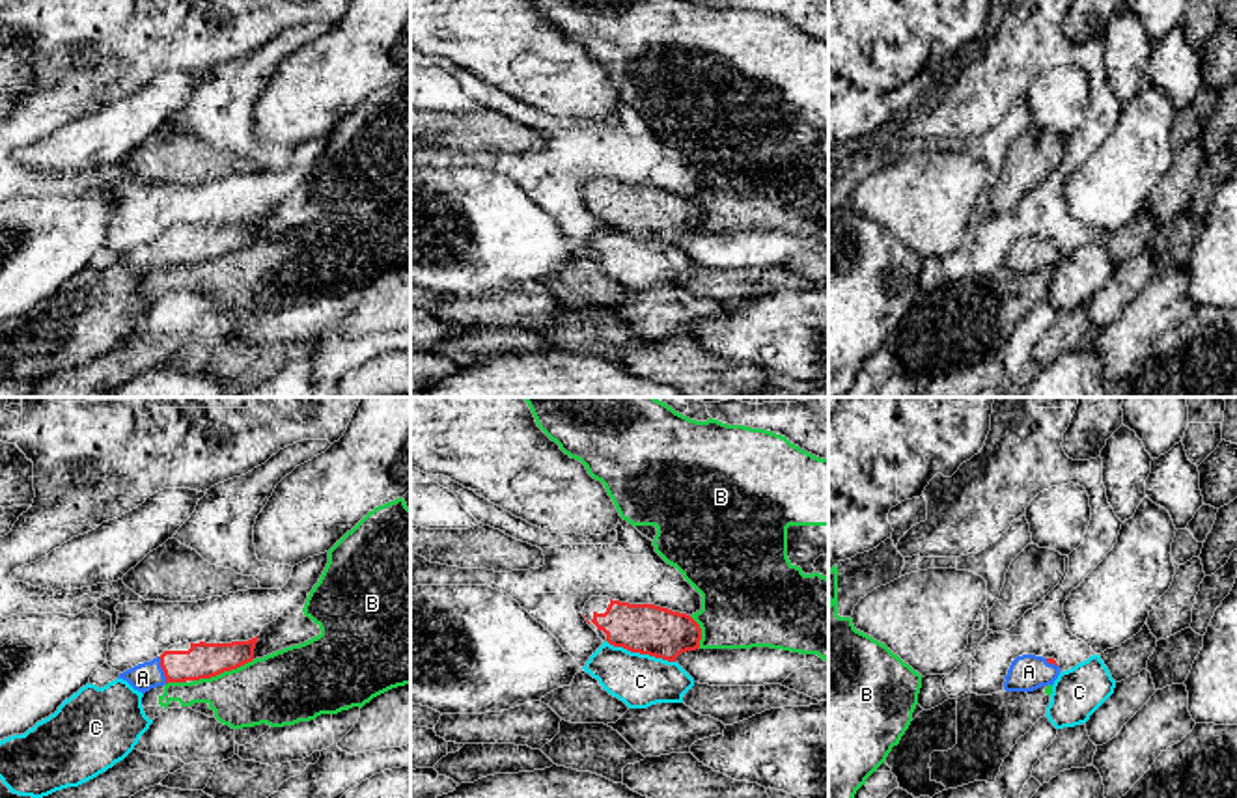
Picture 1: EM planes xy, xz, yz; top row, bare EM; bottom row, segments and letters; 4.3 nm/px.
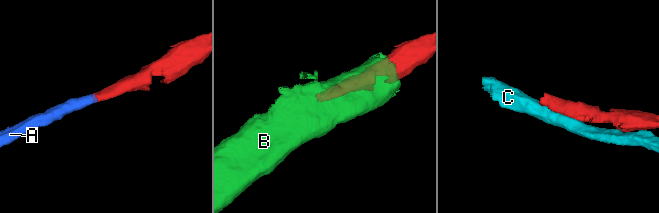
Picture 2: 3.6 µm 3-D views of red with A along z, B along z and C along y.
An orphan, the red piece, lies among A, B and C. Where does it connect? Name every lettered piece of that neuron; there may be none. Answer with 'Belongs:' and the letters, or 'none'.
Belongs: A

